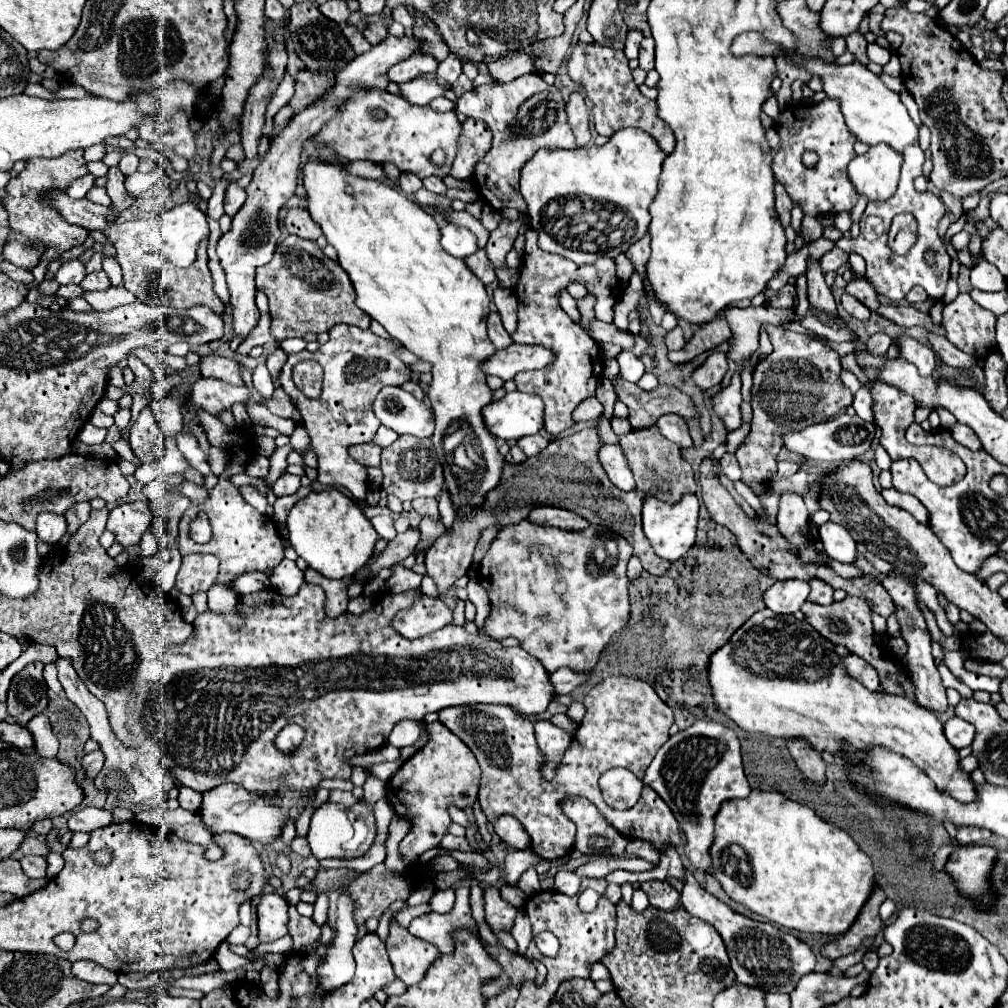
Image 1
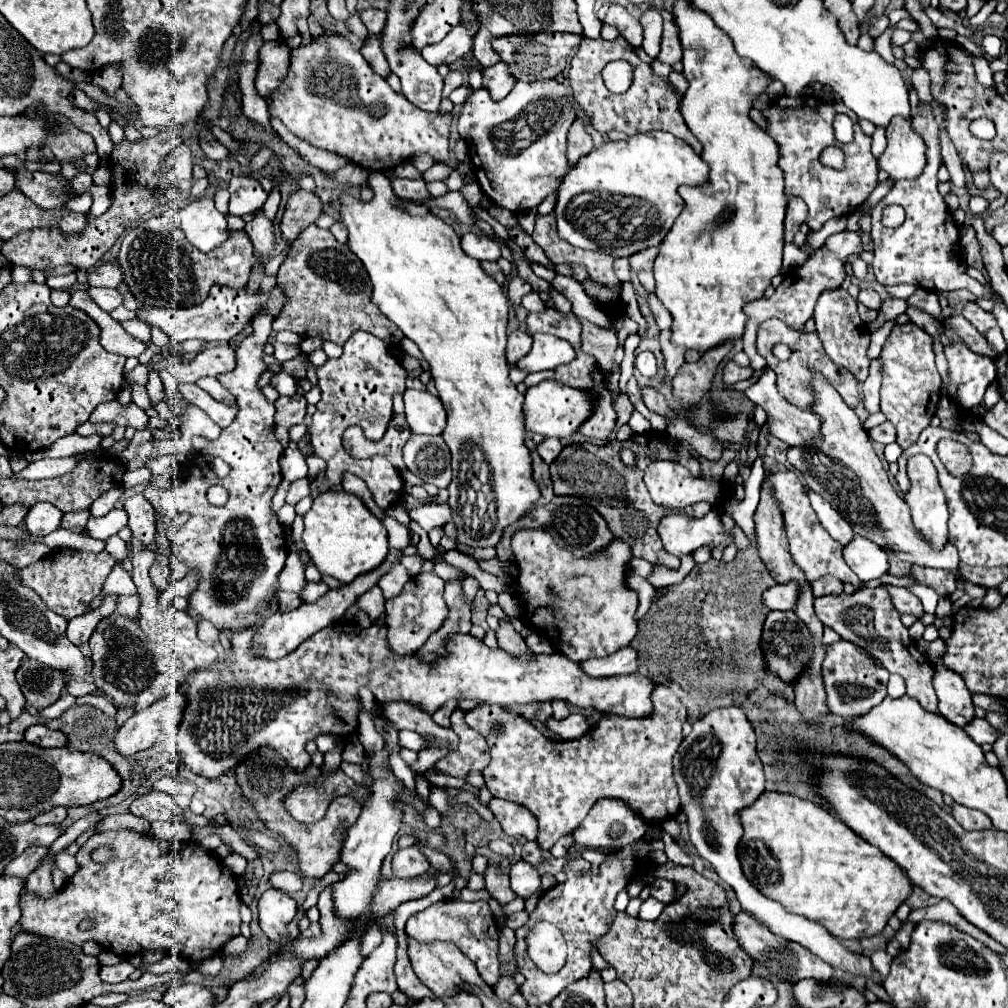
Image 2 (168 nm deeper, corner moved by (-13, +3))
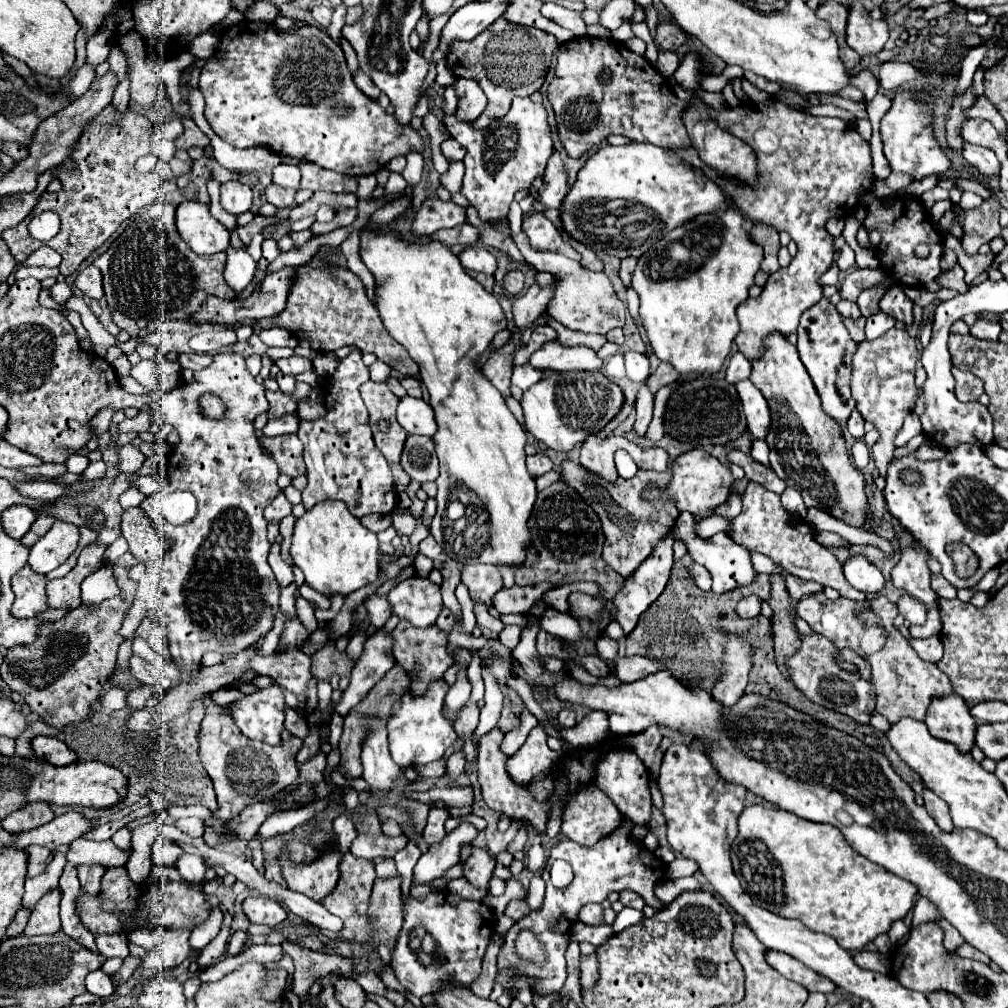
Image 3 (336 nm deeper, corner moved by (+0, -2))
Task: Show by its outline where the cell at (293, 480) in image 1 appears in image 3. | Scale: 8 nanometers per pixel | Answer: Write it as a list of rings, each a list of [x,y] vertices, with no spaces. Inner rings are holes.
[[[280,491],[280,493],[276,495],[276,499],[264,509],[266,521],[280,521],[280,519],[284,519],[284,517],[290,515],[290,513],[292,513],[292,505],[290,505],[290,501],[286,499],[284,491]]]

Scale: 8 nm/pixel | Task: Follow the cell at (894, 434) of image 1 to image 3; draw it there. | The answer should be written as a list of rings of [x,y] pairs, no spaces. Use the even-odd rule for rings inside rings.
[[[892,327],[874,341],[862,341],[852,359],[852,391],[856,399],[856,409],[880,433],[880,439],[872,447],[872,457],[882,477],[886,477],[886,467],[894,457],[896,449],[894,439],[916,403],[916,383],[914,383],[916,359],[918,359],[916,341],[908,335],[906,329],[896,327]]]

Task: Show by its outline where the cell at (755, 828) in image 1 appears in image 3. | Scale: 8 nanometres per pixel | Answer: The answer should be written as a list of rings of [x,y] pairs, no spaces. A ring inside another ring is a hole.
[[[764,805],[746,807],[738,817],[738,837],[732,843],[730,855],[742,889],[758,907],[788,919],[800,919],[808,929],[834,937],[848,951],[860,951],[876,935],[886,933],[892,921],[902,919],[914,907],[916,887],[854,853],[834,825],[806,821],[782,809]]]

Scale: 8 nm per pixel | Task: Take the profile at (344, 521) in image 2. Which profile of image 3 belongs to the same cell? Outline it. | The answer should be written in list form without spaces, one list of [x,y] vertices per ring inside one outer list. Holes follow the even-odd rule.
[[[320,501],[296,519],[290,555],[302,569],[306,583],[322,595],[348,595],[378,577],[378,539],[354,517],[342,501]]]

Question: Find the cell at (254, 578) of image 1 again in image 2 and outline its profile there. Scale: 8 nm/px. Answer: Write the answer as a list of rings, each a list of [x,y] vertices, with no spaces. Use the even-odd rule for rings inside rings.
[[[292,546],[289,550],[289,556],[287,556],[287,564],[279,576],[279,592],[287,590],[287,592],[301,592],[305,588],[305,570],[303,570],[303,564],[299,560],[299,554],[297,554],[296,546]]]

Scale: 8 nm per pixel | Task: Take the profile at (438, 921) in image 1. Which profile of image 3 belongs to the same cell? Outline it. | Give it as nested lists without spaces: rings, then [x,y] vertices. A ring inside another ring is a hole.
[[[432,891],[424,901],[410,897],[410,903],[404,909],[404,925],[400,929],[390,963],[402,987],[416,997],[422,997],[436,991],[444,977],[452,977],[462,985],[476,981],[480,975],[486,945],[492,935],[490,915],[494,913],[480,901],[462,899],[450,891]],[[424,933],[436,941],[436,949],[430,955],[430,965],[424,965]]]

